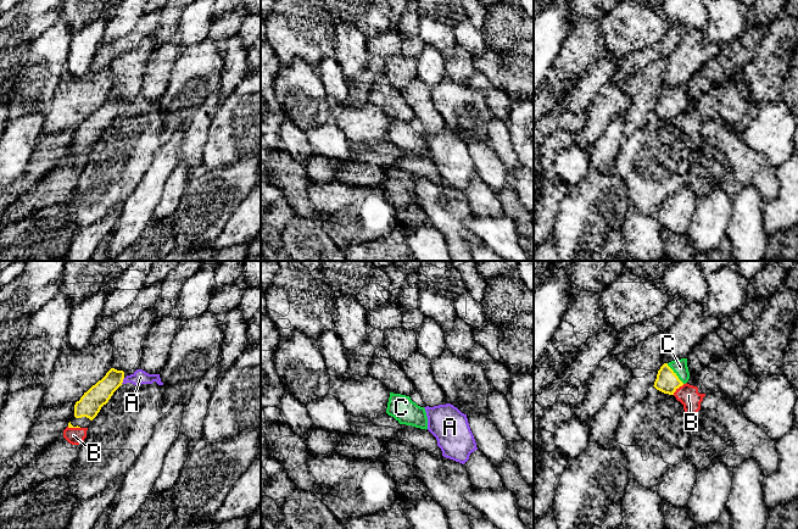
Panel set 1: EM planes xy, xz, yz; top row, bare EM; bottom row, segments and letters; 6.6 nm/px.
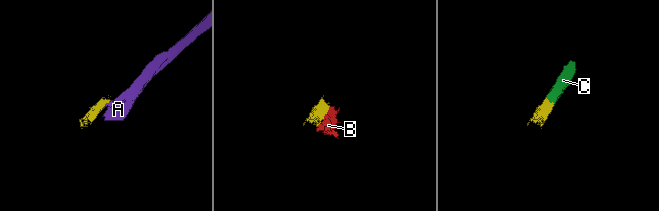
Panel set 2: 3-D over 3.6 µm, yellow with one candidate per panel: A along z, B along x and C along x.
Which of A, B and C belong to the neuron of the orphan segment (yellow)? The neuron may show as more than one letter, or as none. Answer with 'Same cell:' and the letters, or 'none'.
Same cell: C

